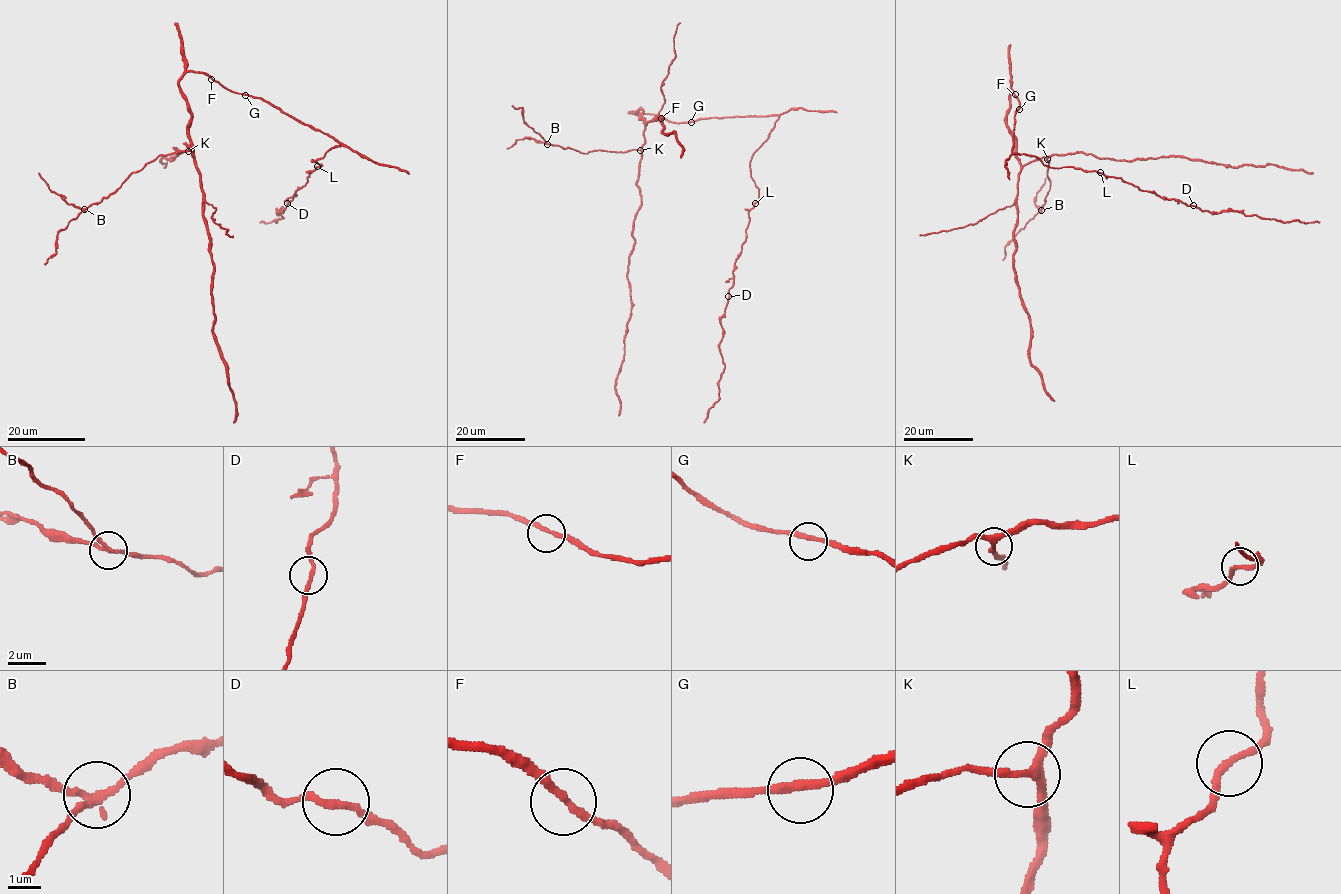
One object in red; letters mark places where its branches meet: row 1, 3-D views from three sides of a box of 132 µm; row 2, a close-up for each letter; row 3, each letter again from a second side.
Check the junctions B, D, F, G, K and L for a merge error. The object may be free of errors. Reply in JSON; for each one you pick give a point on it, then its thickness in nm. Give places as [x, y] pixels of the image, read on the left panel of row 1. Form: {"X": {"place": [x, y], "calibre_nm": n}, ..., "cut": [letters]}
{"B": {"place": [84, 209], "calibre_nm": 190}, "cut": ["B"]}

